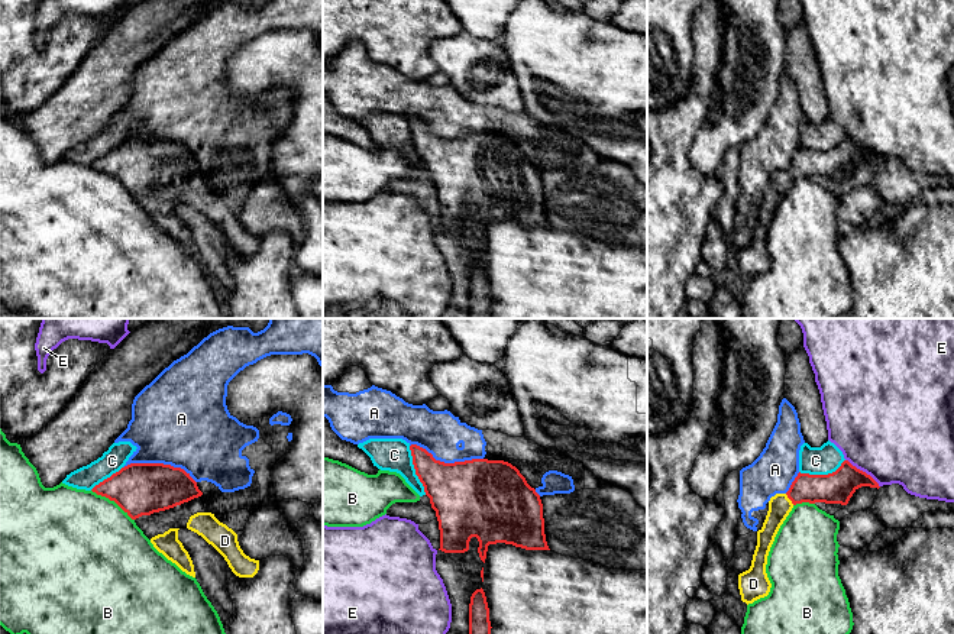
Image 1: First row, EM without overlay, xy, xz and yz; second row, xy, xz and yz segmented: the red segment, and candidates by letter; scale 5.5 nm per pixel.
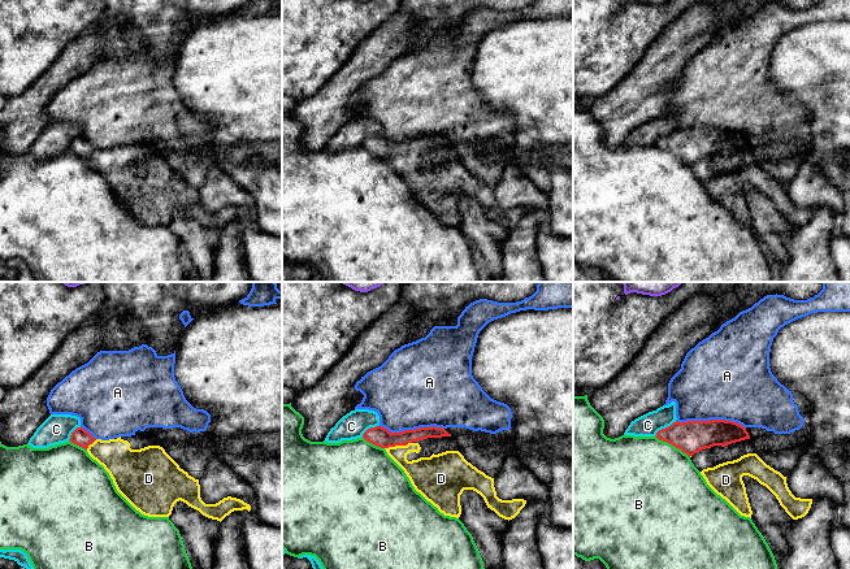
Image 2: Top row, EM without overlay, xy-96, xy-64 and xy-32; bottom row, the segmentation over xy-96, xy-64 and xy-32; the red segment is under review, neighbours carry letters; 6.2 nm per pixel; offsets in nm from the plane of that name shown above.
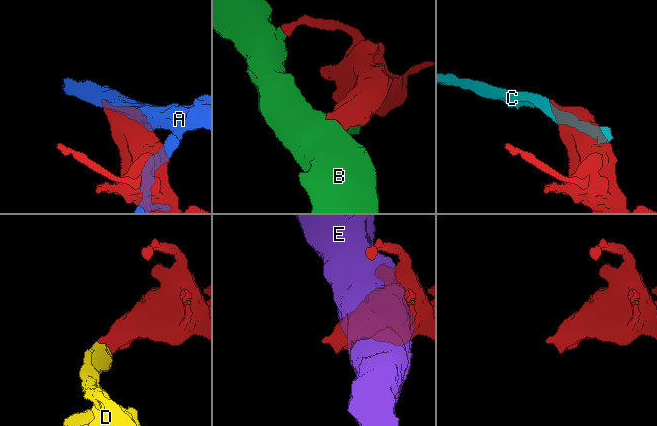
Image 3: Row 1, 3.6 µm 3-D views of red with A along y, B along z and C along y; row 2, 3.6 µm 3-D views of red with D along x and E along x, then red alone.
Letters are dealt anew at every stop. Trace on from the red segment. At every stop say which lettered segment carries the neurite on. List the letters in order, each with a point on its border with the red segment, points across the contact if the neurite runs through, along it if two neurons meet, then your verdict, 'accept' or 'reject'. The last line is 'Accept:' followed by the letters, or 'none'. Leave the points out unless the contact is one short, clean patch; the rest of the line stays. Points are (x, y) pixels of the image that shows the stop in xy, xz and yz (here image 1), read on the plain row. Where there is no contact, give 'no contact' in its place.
A: xy (159, 139) | reject
B: xy (113, 175) | reject
C: xz (416, 146) | reject
D: yz (789, 174) | across yz (833, 164), (804, 164), (789, 174), (779, 181) | accept
E: yz (862, 146) | reject
Accept: D

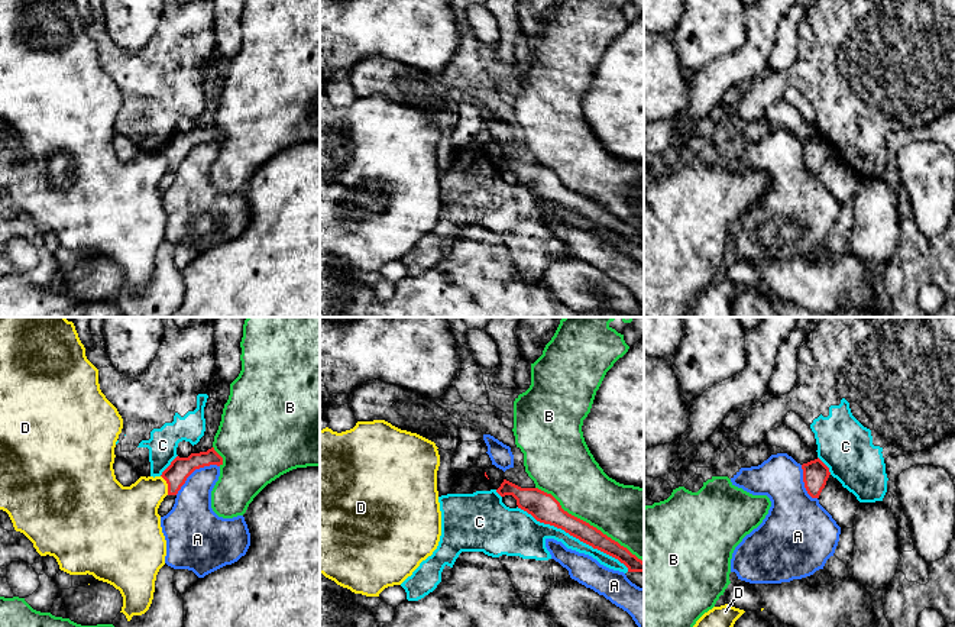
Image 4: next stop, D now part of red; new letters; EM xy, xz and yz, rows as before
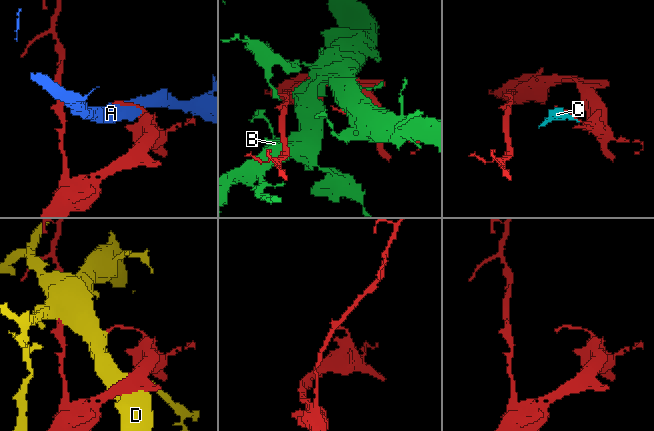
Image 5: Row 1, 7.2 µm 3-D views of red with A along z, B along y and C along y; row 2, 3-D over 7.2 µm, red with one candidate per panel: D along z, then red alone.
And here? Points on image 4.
A: xy (194, 145) | reject
B: xz (588, 199) | reject
C: xz (573, 212) | reject
D: xy (168, 161) | reject
Accept: none

